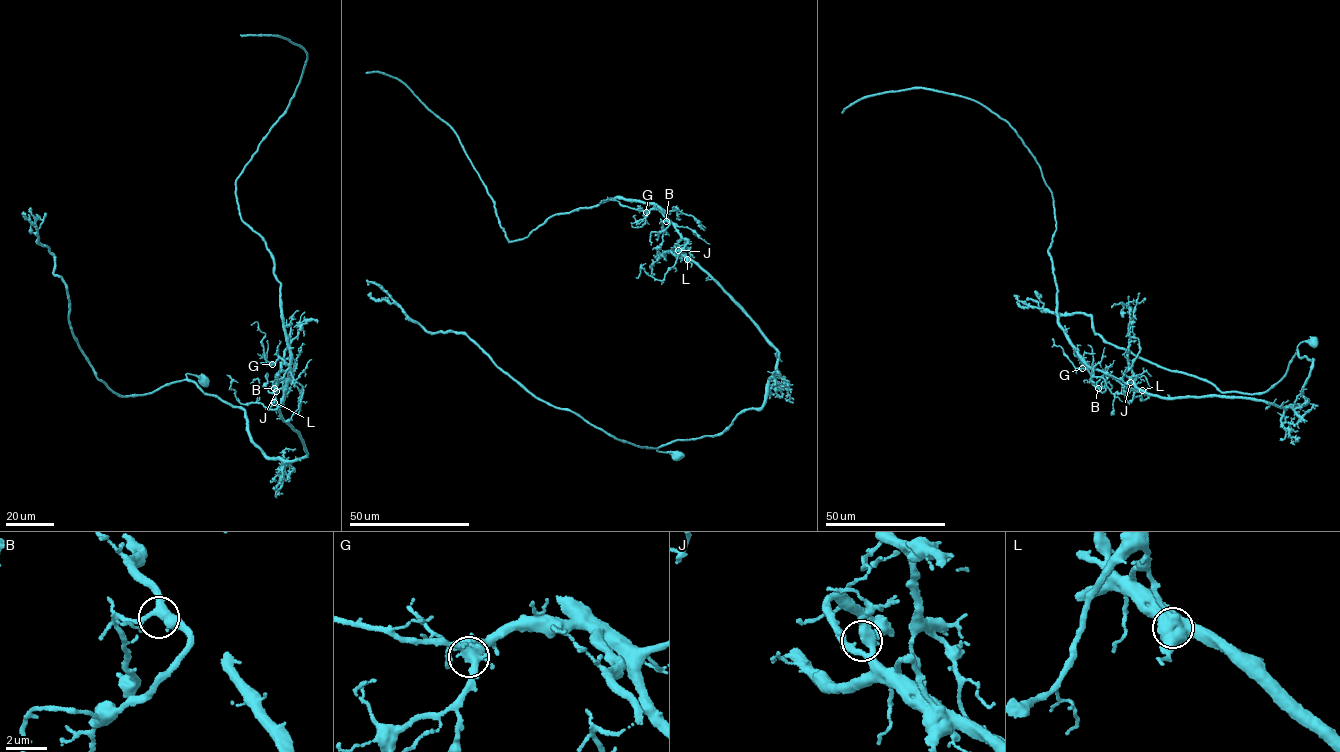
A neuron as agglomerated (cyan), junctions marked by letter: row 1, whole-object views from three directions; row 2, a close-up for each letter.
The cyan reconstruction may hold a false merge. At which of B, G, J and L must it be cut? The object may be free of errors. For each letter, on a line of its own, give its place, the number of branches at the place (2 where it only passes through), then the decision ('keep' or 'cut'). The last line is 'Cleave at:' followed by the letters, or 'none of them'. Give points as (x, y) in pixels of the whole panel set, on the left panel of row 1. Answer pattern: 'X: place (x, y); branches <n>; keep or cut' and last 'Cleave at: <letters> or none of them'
B: place (274, 388); branches 4; keep
G: place (272, 364); branches 4; keep
J: place (276, 391); branches 4; keep
L: place (274, 402); branches 4; cut
Cleave at: L

